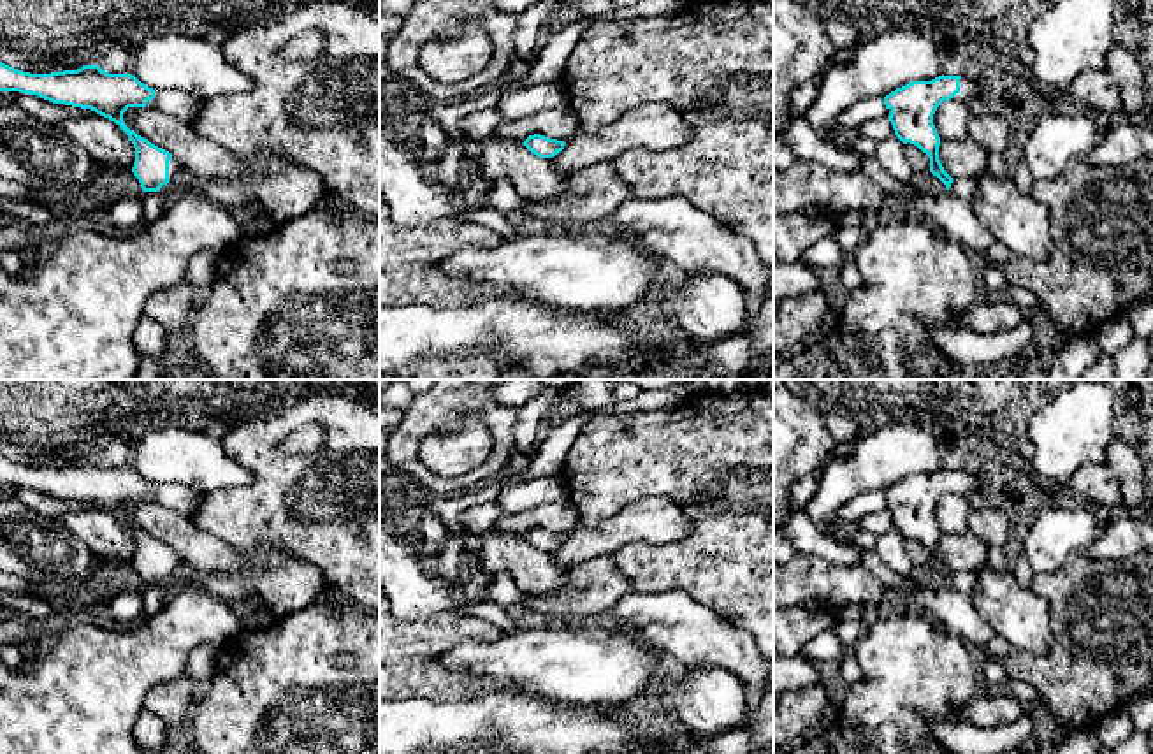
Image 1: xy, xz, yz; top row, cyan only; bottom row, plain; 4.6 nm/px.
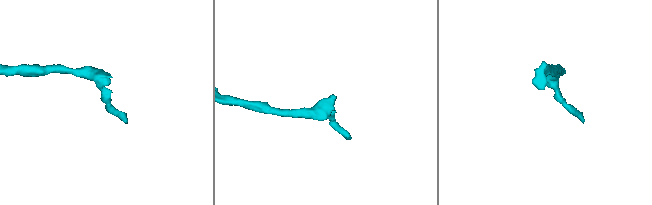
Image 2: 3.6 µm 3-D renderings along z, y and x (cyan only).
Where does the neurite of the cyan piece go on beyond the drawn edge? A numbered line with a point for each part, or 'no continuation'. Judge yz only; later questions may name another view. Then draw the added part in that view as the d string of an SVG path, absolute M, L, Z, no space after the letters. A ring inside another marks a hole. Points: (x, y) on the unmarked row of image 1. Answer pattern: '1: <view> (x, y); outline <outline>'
1: yz (969, 484); outline M965 468L960 473L960 485L951 494L970 499L979 489L977 478Z

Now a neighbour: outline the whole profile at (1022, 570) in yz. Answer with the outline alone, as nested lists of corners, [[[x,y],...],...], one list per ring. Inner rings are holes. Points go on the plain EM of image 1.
[[[1021,554],[1012,568],[1012,573],[1016,576],[1016,580],[1019,582],[1021,587],[1030,589],[1032,587],[1032,580],[1035,576],[1028,559],[1025,554]]]

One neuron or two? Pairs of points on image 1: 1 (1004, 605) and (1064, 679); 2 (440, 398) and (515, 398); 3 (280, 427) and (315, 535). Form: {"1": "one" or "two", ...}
{"1": "two", "2": "two", "3": "one"}

